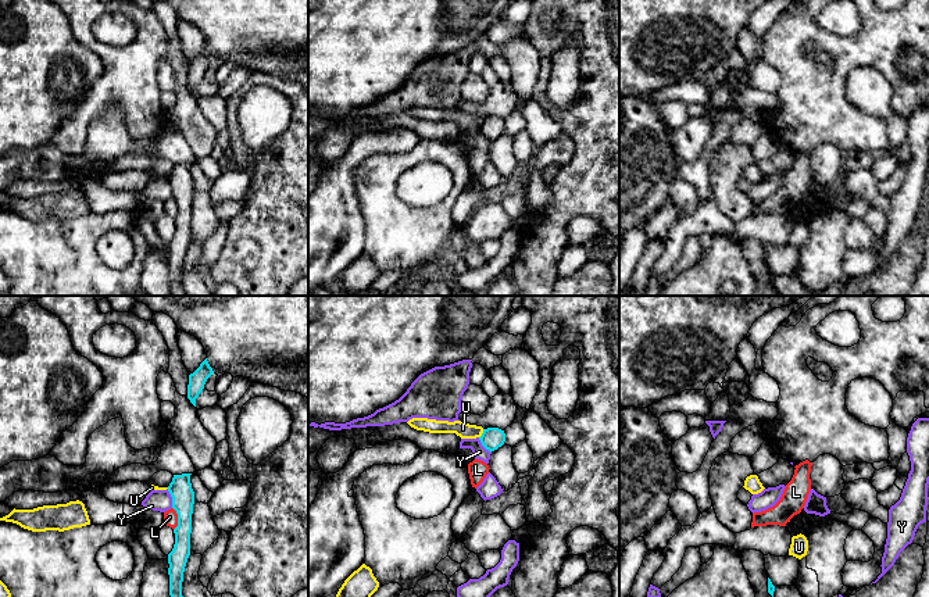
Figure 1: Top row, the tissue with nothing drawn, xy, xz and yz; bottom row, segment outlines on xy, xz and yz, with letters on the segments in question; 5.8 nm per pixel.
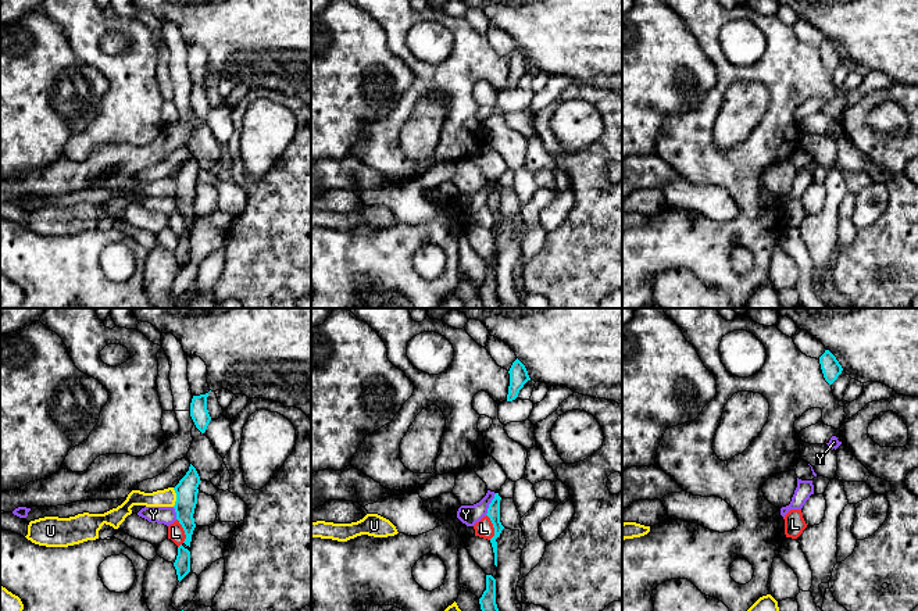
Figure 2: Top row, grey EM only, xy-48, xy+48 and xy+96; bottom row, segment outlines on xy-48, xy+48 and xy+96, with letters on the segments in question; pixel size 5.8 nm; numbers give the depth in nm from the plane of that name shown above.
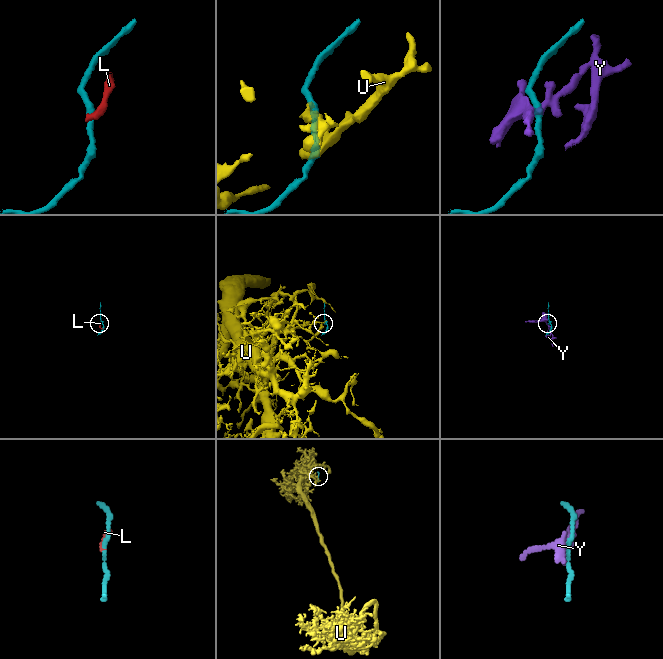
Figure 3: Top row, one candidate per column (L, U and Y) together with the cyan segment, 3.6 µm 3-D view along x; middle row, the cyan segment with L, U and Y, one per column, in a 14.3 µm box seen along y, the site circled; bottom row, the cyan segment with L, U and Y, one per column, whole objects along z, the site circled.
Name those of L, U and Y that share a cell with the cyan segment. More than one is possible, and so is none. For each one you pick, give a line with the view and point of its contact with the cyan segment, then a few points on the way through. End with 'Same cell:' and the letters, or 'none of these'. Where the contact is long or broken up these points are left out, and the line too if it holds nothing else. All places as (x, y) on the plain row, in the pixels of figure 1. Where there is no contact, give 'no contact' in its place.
Same cell: none of these

